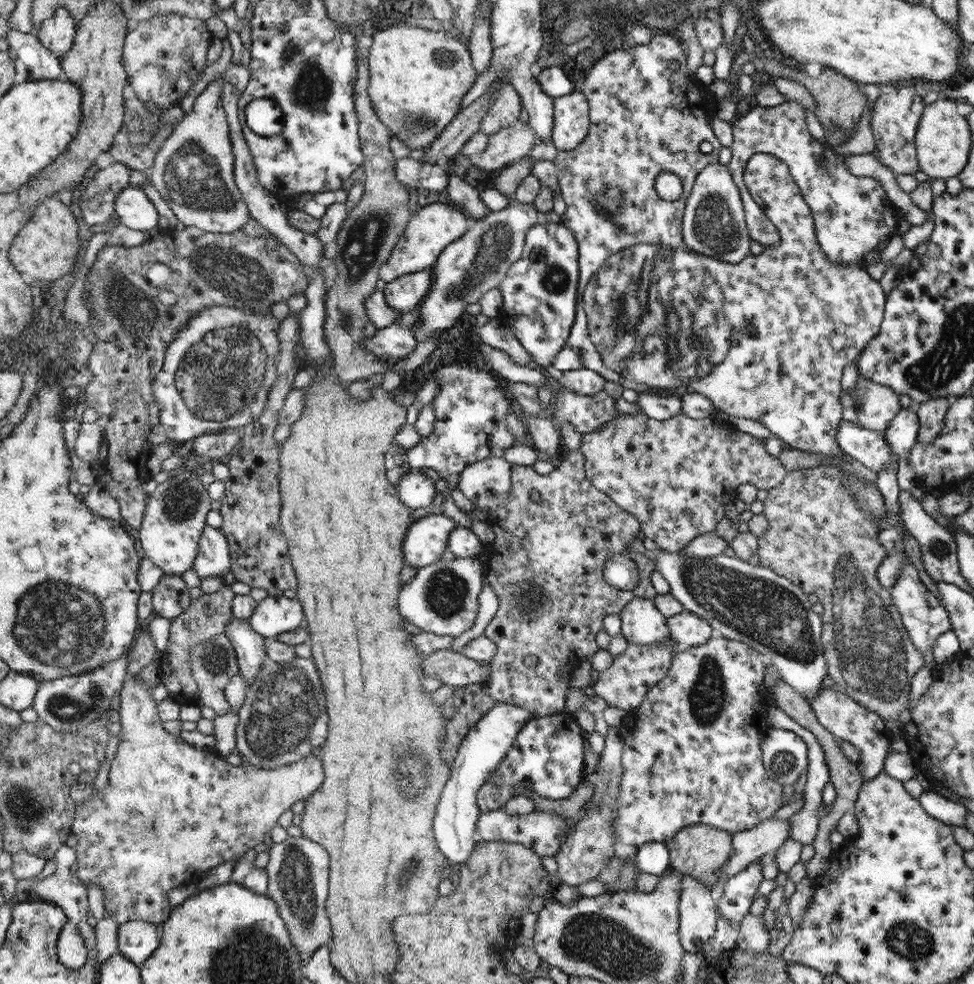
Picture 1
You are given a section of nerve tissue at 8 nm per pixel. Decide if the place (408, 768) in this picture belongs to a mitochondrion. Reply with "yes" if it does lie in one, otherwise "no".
yes

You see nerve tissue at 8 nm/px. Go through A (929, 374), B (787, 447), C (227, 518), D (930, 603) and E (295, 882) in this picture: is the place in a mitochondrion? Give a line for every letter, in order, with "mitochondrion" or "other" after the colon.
A: mitochondrion
B: other
C: other
D: other
E: mitochondrion

